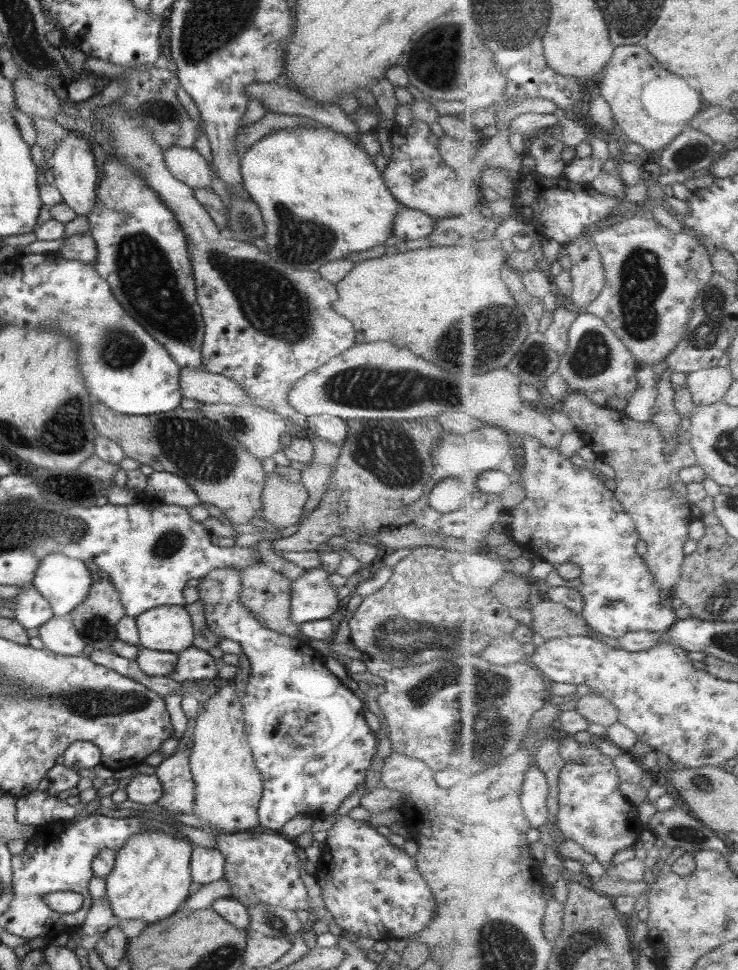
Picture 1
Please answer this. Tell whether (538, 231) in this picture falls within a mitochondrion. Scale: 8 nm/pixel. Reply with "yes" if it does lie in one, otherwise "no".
no

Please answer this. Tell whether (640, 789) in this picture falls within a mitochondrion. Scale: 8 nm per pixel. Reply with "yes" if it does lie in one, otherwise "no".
no

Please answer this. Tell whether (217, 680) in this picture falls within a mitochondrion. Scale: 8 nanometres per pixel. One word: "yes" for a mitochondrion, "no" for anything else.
no

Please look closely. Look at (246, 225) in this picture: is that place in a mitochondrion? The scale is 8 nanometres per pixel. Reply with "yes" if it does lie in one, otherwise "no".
yes

